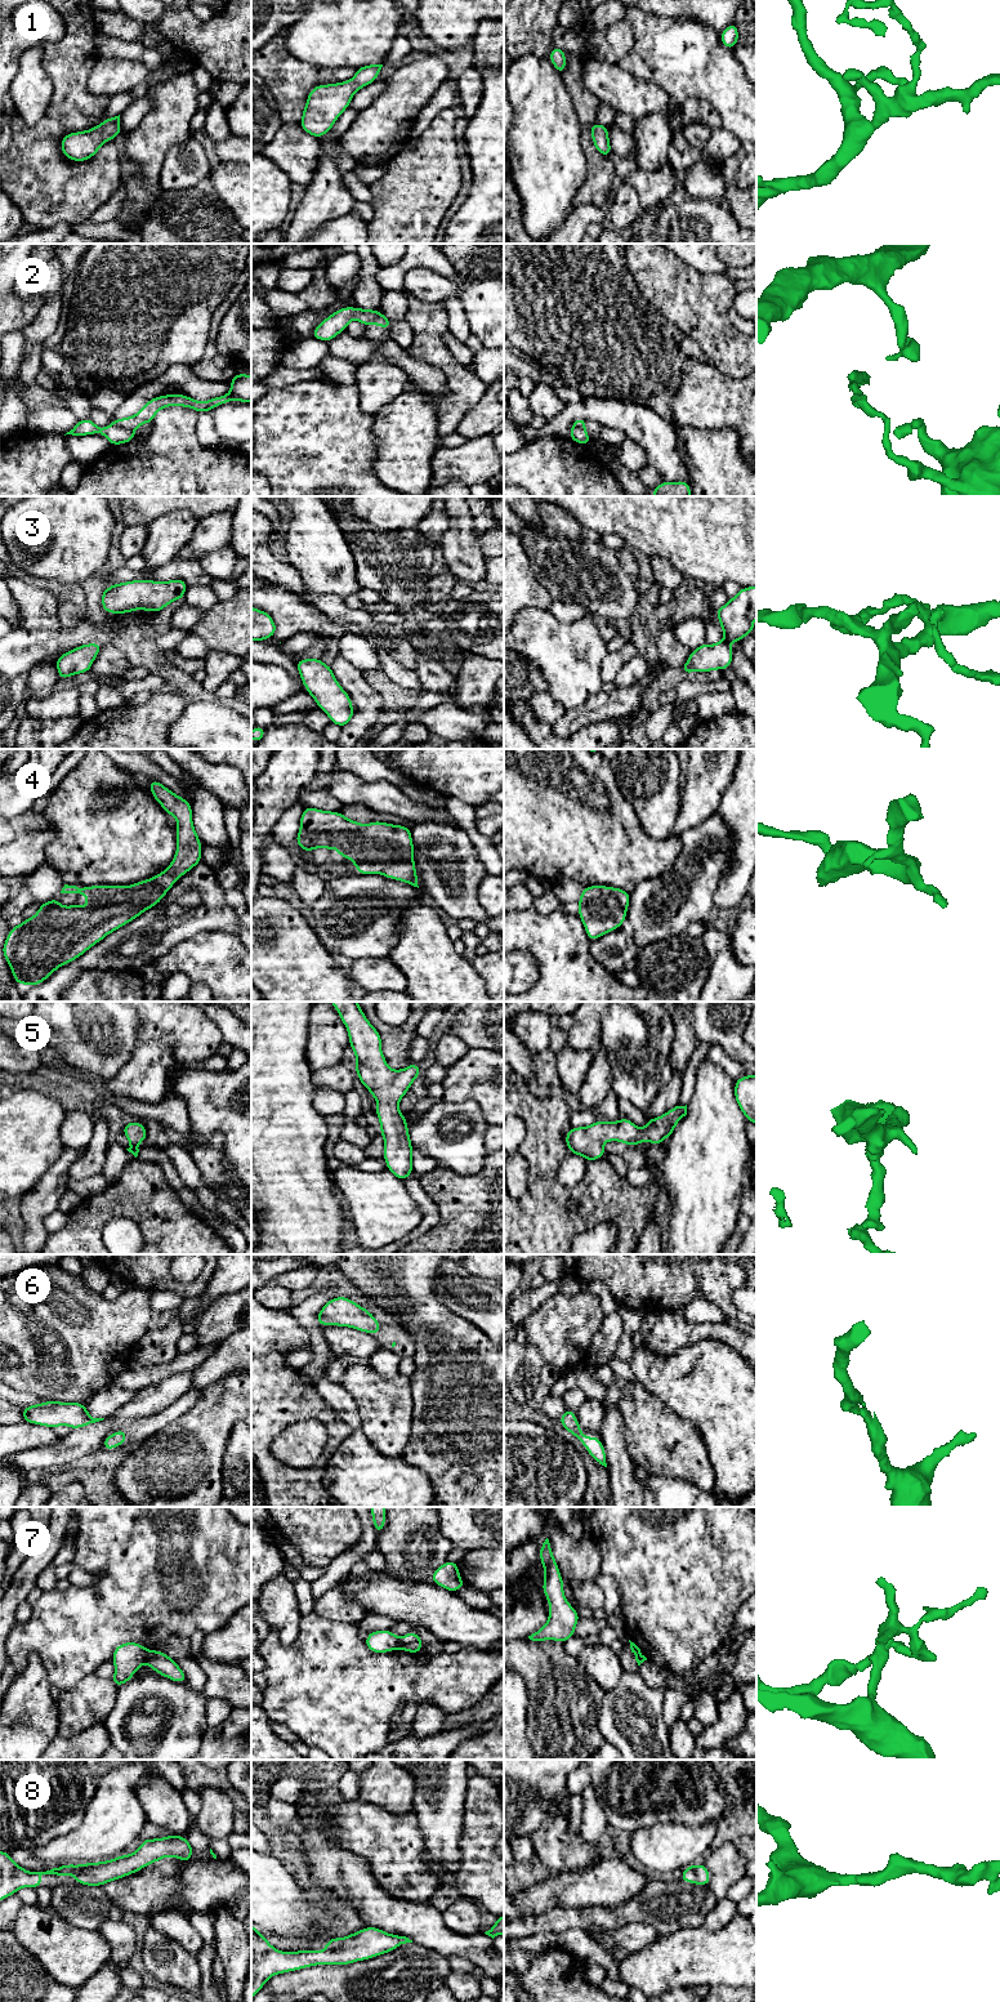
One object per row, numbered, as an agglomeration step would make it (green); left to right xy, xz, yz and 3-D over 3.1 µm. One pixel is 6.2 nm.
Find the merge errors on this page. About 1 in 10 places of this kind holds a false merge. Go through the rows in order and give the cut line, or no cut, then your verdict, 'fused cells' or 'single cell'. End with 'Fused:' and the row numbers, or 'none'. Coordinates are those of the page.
1: cut none; single cell
2: cut xy (114, 422), (133, 432); fused cells
3: cut none; single cell
4: cut none; single cell
5: cut none; single cell
6: cut none; single cell
7: cut xy (150, 1652), (144, 1662); fused cells
8: cut none; single cell
Fused: 2, 7

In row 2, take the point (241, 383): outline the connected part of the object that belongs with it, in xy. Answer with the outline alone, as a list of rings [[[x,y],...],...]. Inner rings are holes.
[[[236,374],[229,382],[231,392],[227,394],[204,402],[180,393],[159,396],[147,401],[135,415],[113,419],[113,423],[124,429],[134,432],[142,424],[152,423],[157,411],[168,406],[191,407],[197,413],[207,413],[231,401],[251,402],[251,375]]]

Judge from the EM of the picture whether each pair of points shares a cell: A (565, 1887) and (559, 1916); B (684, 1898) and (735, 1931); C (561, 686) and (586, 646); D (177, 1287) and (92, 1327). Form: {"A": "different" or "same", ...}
{"A": "different", "B": "different", "C": "same", "D": "different"}

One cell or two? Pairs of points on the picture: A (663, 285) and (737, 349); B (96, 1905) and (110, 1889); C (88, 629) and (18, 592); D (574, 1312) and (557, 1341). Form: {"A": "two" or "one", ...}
{"A": "one", "B": "two", "C": "two", "D": "one"}

